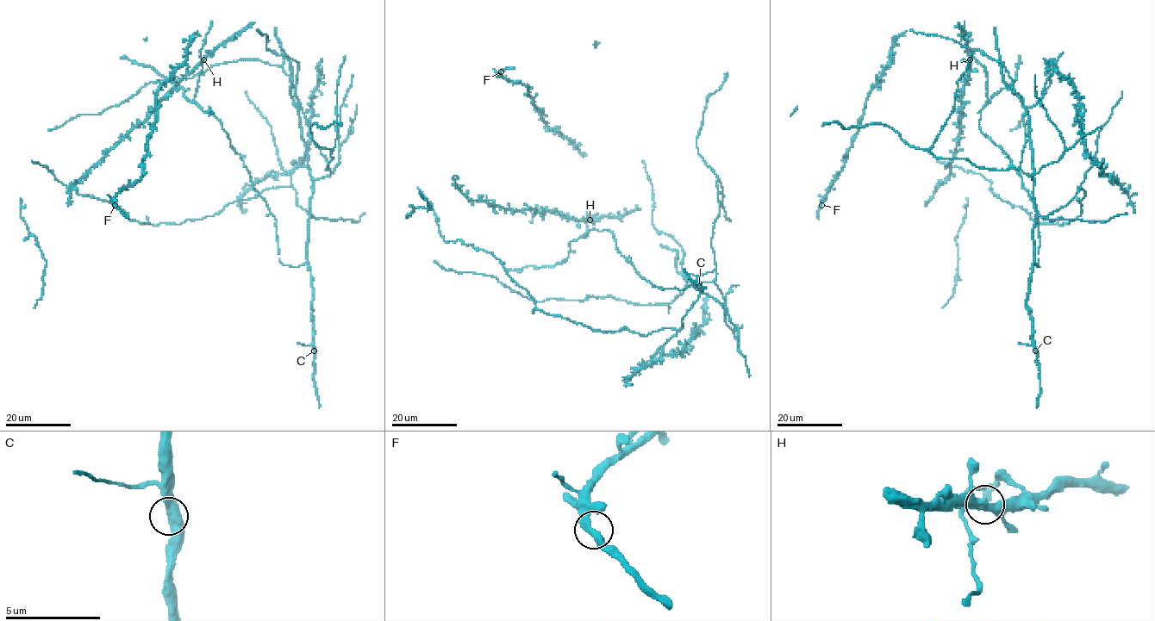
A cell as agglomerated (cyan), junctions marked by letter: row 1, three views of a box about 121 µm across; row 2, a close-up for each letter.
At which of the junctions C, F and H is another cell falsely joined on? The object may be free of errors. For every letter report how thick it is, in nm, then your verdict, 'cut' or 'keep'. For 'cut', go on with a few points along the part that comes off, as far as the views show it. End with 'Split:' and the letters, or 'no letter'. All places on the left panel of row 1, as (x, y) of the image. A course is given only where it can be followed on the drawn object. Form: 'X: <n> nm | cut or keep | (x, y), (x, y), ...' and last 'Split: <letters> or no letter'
C: 440 nm | keep
F: 400 nm | keep
H: 440 nm | keep
Split: no letter

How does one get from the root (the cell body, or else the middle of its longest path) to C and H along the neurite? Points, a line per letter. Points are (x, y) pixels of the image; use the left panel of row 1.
C: (313, 189), (307, 263), (313, 286), (314, 350)
H: (313, 189), (307, 261), (284, 264), (275, 217), (221, 122), (194, 99), (203, 59)

